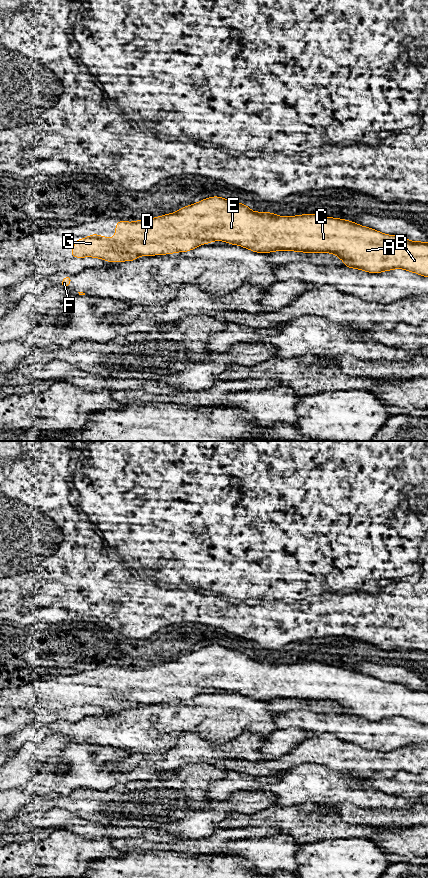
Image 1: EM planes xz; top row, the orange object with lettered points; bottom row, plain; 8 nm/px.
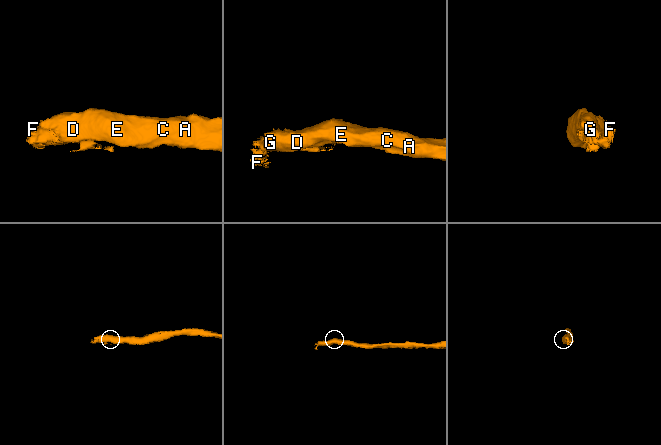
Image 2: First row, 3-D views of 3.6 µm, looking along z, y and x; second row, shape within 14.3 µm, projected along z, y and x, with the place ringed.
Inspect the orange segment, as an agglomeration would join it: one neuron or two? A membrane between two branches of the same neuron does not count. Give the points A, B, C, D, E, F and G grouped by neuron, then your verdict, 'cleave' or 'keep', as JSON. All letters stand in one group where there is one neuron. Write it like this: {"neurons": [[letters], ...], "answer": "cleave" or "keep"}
{"neurons": [["A", "B", "C", "D", "E", "F", "G"]], "answer": "keep"}

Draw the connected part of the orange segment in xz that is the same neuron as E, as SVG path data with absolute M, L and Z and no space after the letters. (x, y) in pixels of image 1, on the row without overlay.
M213 644L185 654L163 664L129 671L116 671L115 685L93 681L77 687L71 704L93 705L107 710L135 709L140 704L154 704L187 700L200 693L223 689L239 693L256 701L295 699L304 701L331 701L344 709L343 714L381 721L394 717L428 725L428 690L410 689L398 683L387 683L353 669L326 665L314 661L279 664L273 660L254 660L246 652Z

